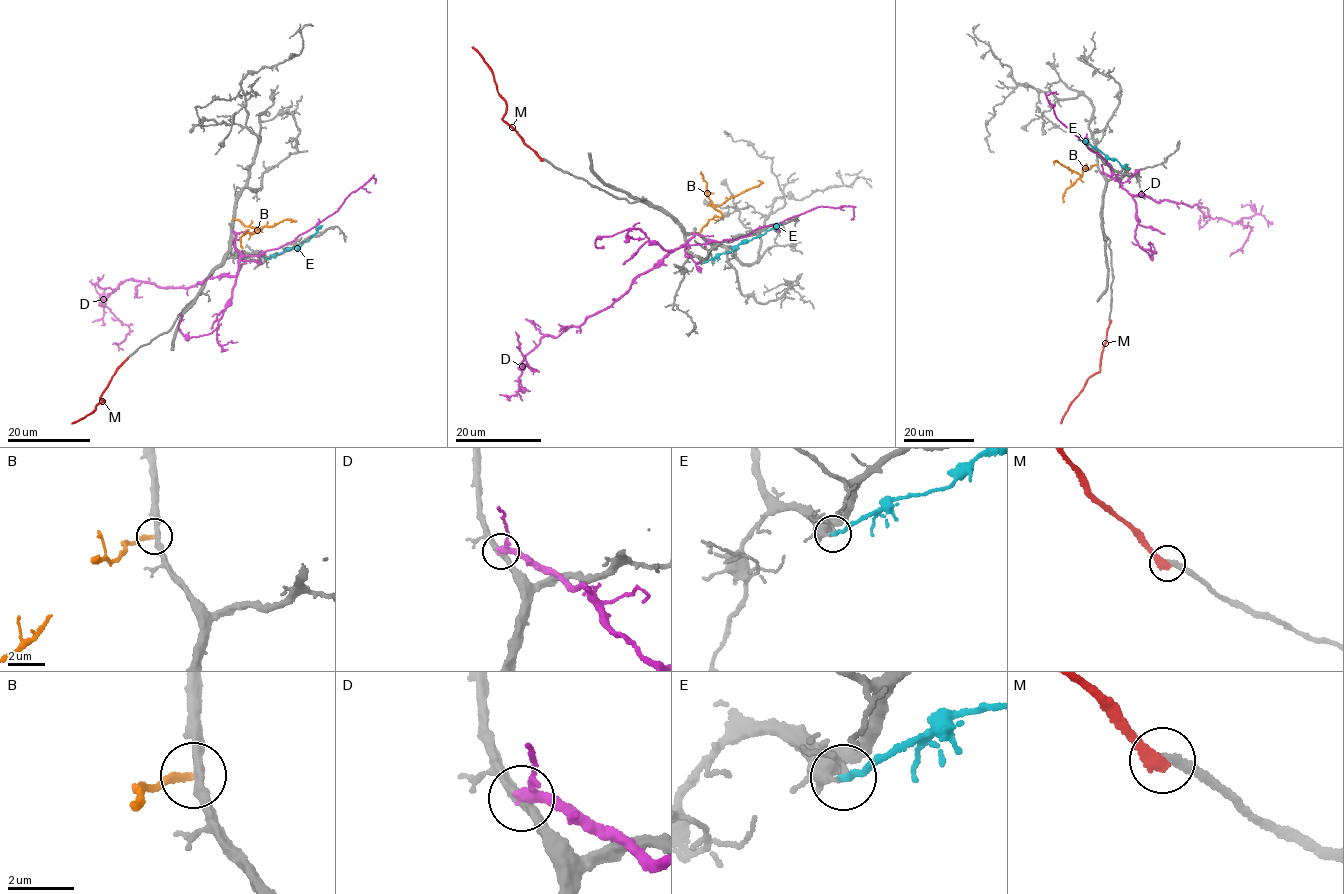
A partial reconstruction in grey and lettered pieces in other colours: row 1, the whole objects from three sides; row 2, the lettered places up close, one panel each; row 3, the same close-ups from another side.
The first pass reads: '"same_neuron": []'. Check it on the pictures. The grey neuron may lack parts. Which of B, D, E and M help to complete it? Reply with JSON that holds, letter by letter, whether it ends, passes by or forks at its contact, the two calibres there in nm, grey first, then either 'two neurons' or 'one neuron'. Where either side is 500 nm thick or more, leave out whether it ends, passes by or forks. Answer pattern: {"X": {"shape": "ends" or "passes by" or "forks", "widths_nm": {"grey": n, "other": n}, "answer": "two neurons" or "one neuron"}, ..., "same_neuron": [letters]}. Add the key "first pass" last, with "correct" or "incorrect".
{"B": {"shape": "ends", "widths_nm": {"grey": 400, "other": 200}, "answer": "two neurons"}, "D": {"shape": "passes by", "widths_nm": {"grey": 380, "other": 240}, "answer": "two neurons"}, "E": {"shape": "ends", "widths_nm": {"grey": 130, "other": 170}, "answer": "two neurons"}, "M": {"shape": "ends", "widths_nm": {"grey": 240, "other": 320}, "answer": "two neurons"}, "same_neuron": [], "first pass": "correct"}

